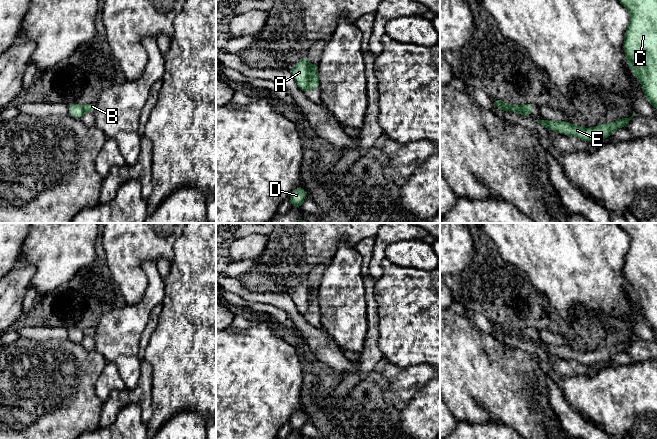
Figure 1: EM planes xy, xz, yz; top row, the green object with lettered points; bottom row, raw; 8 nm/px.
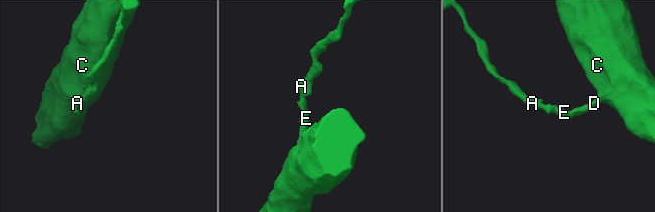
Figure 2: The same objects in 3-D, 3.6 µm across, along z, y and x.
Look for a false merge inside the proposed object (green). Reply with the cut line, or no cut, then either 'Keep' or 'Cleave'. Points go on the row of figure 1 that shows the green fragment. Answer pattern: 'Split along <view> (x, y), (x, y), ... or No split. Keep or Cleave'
Split along xz (308, 73), (308, 85), (305, 90). Cleave

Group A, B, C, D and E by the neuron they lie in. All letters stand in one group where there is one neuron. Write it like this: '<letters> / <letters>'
A C D E / B

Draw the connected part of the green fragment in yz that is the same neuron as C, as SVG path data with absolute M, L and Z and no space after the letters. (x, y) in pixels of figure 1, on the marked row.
M619 0L619 2L630 14L623 43L628 65L641 83L648 102L657 110L657 0Z

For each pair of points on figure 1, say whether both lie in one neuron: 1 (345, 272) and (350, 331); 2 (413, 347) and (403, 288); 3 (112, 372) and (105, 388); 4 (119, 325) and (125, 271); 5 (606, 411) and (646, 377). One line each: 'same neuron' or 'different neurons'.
1: same neuron
2: same neuron
3: same neuron
4: different neurons
5: same neuron

